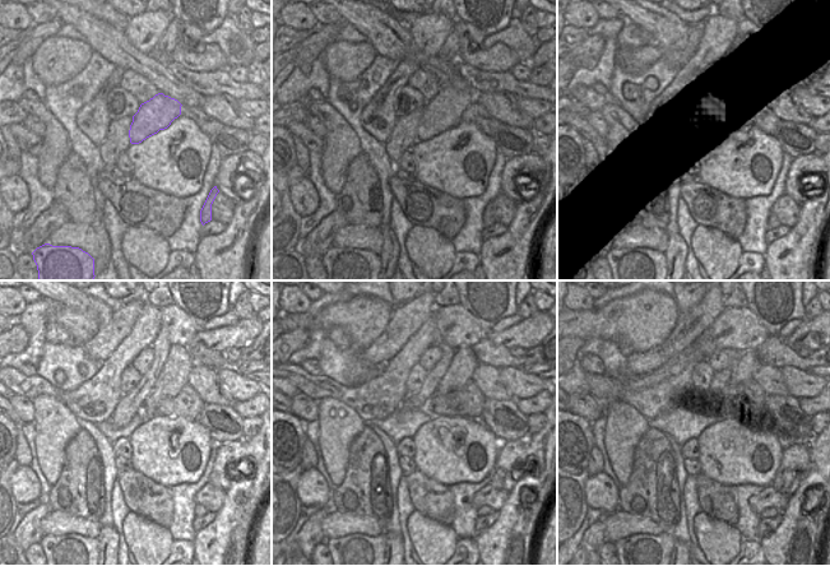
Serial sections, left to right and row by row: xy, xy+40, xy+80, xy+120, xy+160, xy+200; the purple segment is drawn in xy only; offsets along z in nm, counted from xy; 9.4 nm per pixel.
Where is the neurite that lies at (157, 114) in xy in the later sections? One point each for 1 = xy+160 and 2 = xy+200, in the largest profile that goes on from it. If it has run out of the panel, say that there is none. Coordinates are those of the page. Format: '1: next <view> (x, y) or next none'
1: next xy+160 (464, 362)
2: next xy+200 (746, 366)

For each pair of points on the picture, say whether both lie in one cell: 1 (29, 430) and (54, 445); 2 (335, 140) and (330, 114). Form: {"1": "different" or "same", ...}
{"1": "different", "2": "same"}

